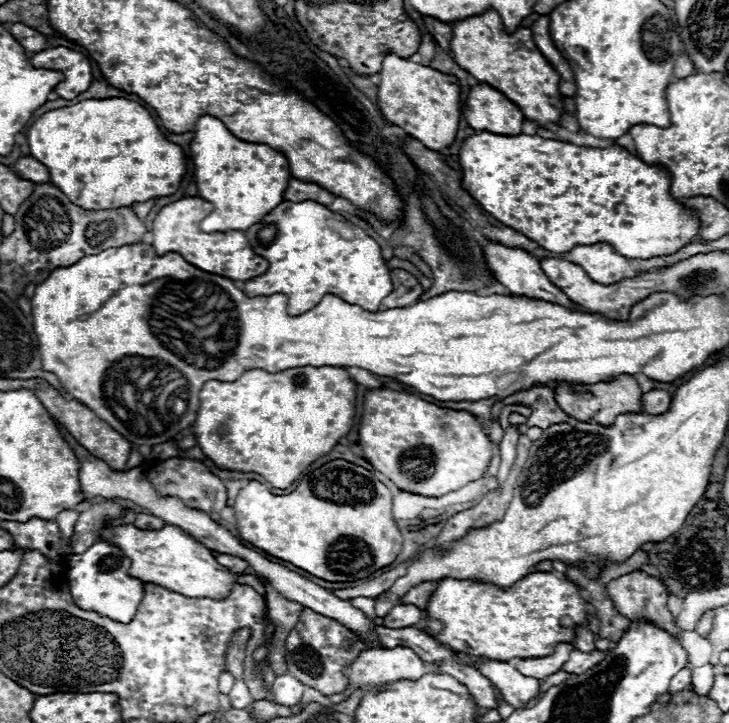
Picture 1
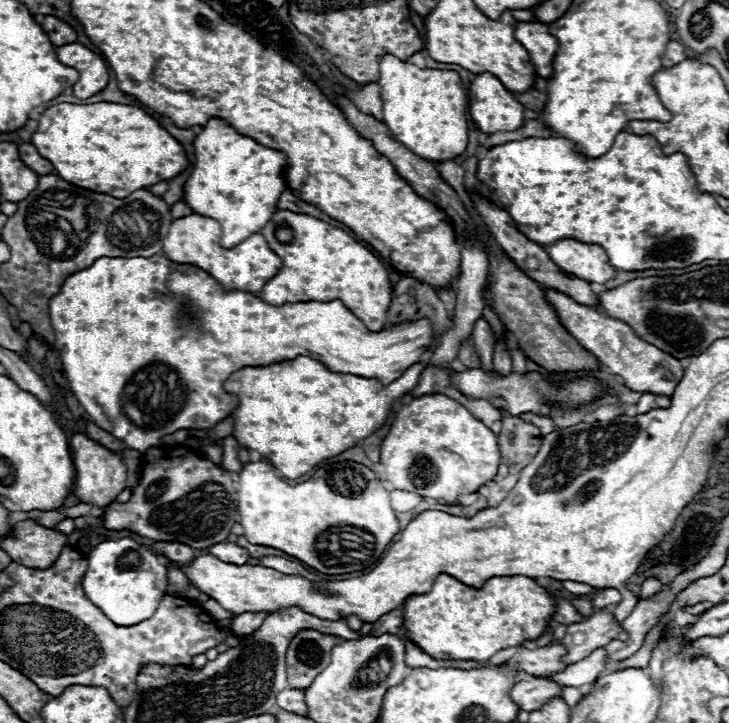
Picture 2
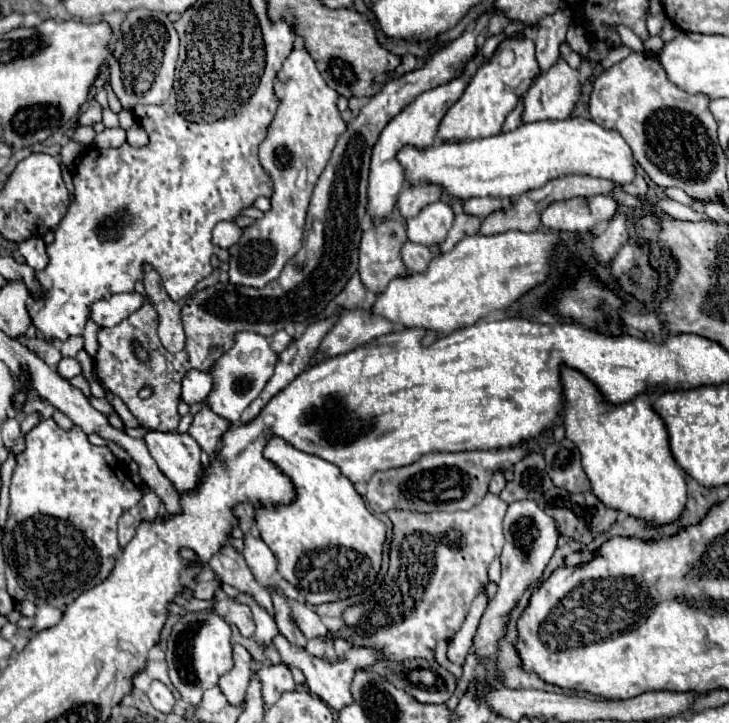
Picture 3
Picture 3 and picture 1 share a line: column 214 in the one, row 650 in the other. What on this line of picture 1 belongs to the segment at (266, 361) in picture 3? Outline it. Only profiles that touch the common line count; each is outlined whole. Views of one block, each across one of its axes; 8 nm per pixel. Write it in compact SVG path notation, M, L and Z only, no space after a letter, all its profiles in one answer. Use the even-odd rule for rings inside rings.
M404 646L396 648L368 648L344 668L348 678L346 686L354 690L366 686L384 686L398 680L418 680L420 676L434 672L434 664L424 664L420 656Z

